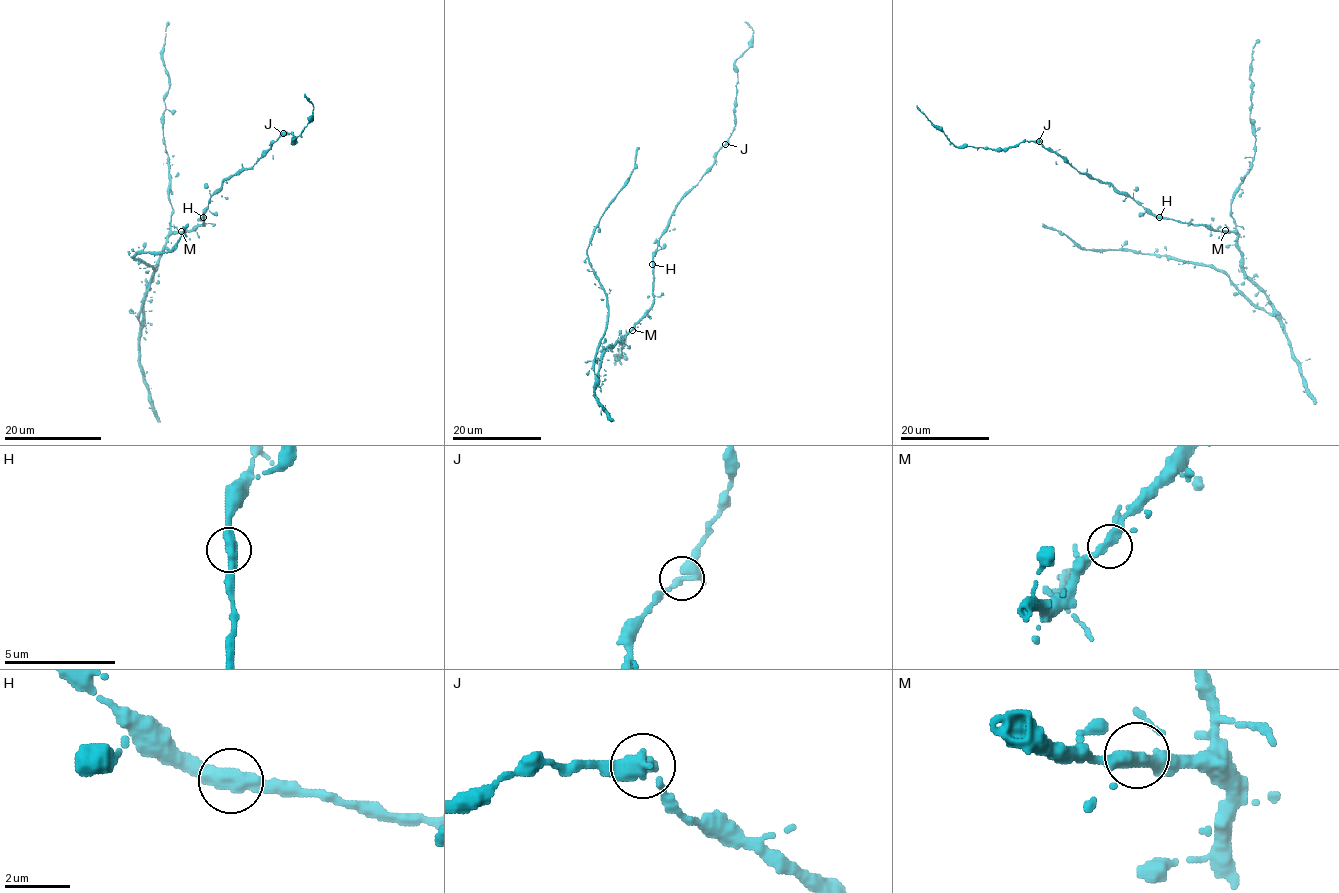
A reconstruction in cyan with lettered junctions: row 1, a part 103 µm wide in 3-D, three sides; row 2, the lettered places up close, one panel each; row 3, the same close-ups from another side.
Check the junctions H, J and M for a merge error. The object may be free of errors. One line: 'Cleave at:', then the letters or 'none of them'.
Cleave at: none of them

